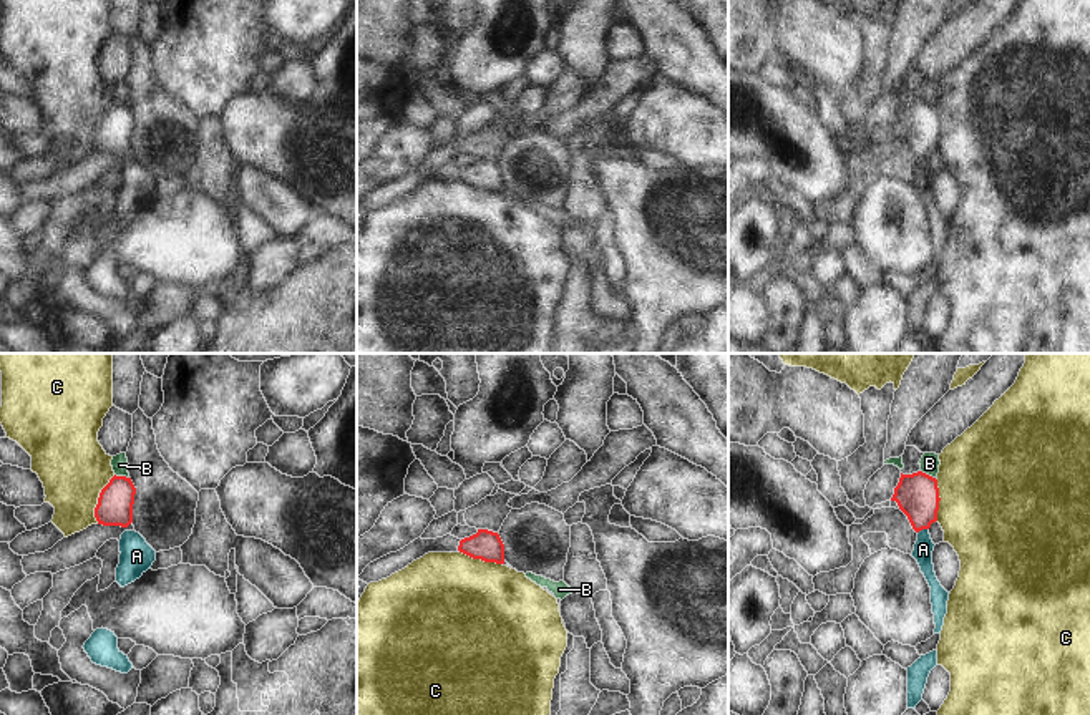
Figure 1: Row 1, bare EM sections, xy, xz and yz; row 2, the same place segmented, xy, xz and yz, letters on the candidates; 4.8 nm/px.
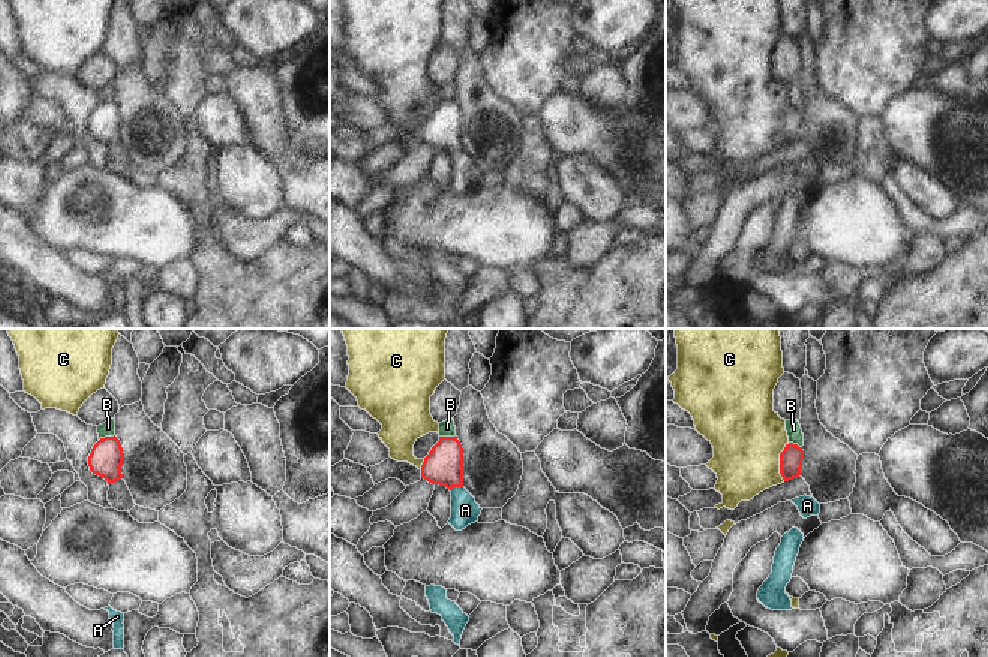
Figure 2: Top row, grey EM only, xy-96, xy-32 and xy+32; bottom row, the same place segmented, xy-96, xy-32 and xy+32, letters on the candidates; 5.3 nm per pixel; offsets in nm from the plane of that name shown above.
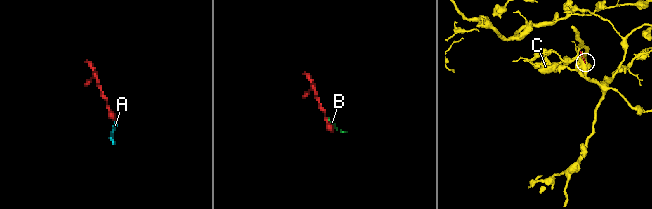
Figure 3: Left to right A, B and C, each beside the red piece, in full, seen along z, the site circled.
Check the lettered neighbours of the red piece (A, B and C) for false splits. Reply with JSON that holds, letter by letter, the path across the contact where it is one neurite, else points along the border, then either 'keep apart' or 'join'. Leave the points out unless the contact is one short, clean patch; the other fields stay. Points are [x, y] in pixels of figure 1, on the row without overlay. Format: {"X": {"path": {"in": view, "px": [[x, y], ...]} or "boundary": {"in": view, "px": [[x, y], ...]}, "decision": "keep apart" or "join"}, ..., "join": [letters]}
{"A": {"path": {"in": "yz", "px": [[916, 123], [921, 133], [923, 156], [923, 178]]}, "decision": "join"}, "B": {"boundary": {"in": "yz", "px": [[921, 98], [936, 108]]}, "decision": "keep apart"}, "C": {"decision": "keep apart"}, "join": ["A"]}

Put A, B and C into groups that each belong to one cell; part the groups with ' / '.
A / B / C

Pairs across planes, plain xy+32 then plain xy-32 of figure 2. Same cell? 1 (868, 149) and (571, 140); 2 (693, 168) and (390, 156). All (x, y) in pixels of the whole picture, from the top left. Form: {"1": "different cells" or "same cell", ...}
{"1": "different cells", "2": "same cell"}

